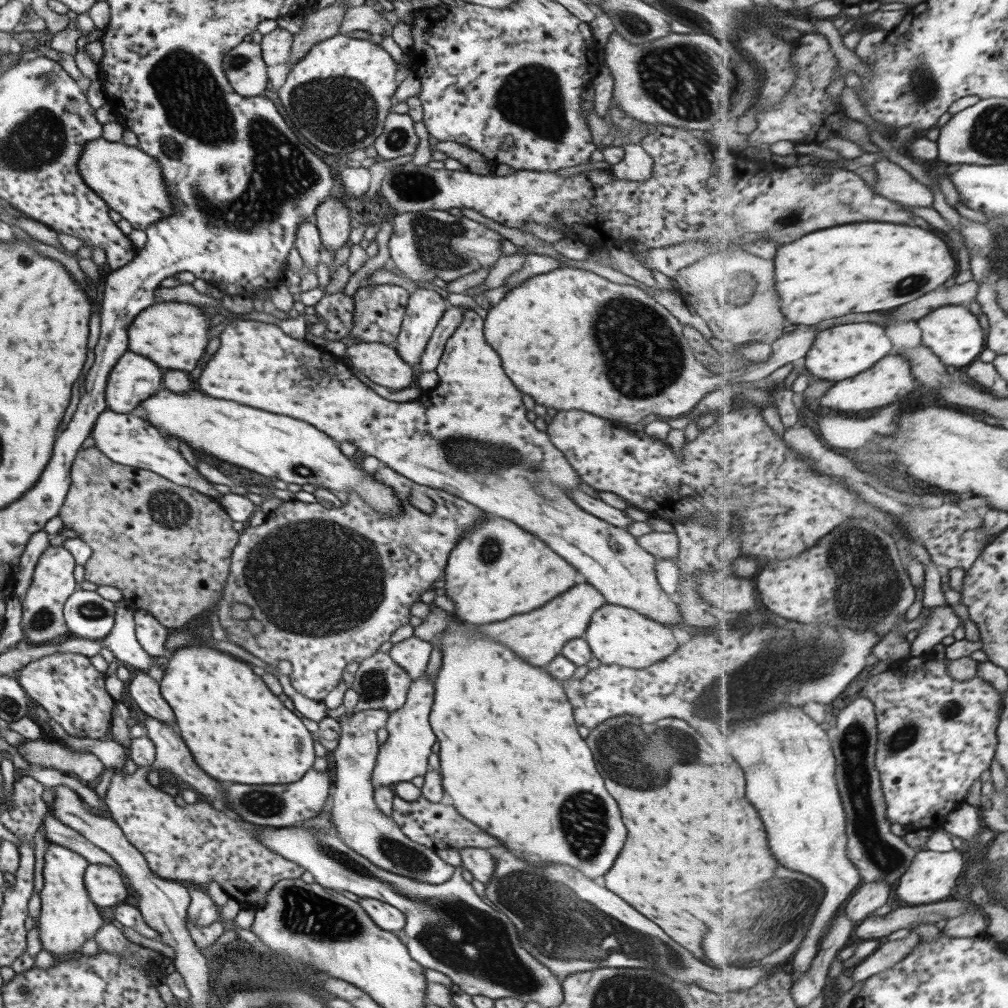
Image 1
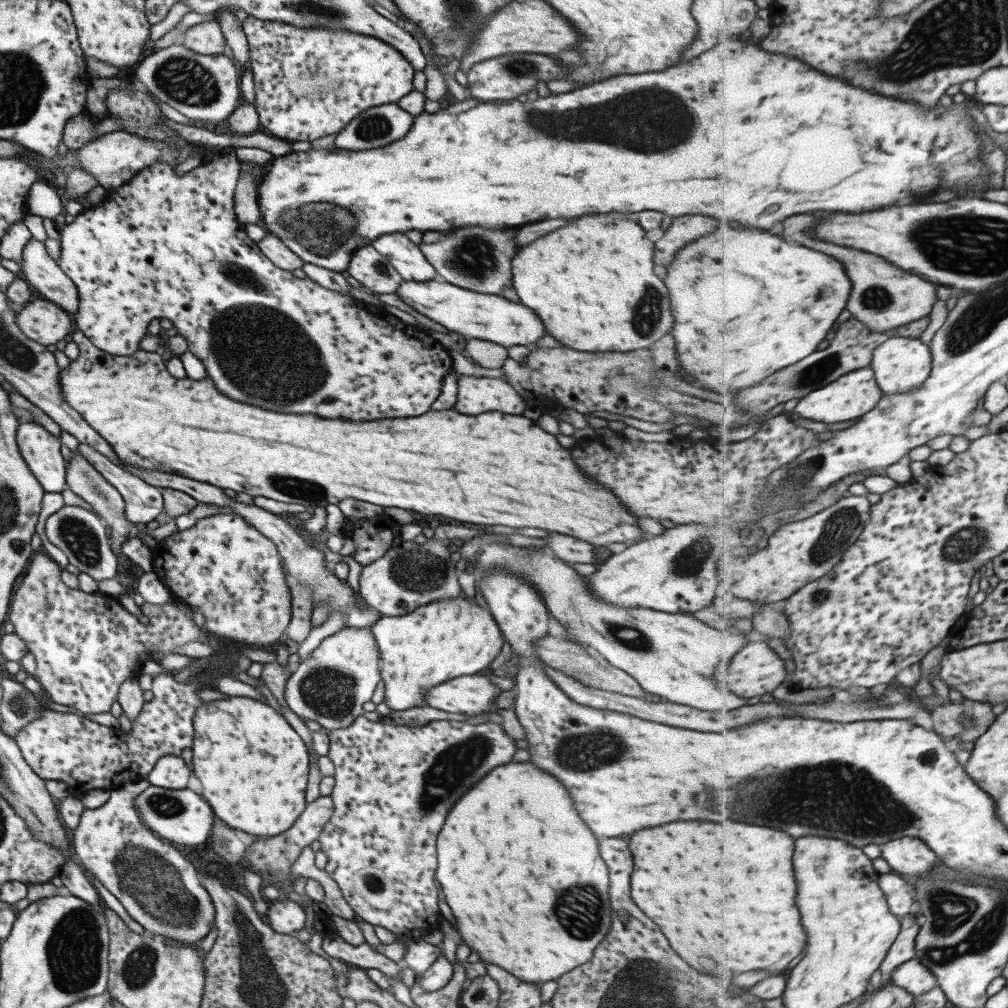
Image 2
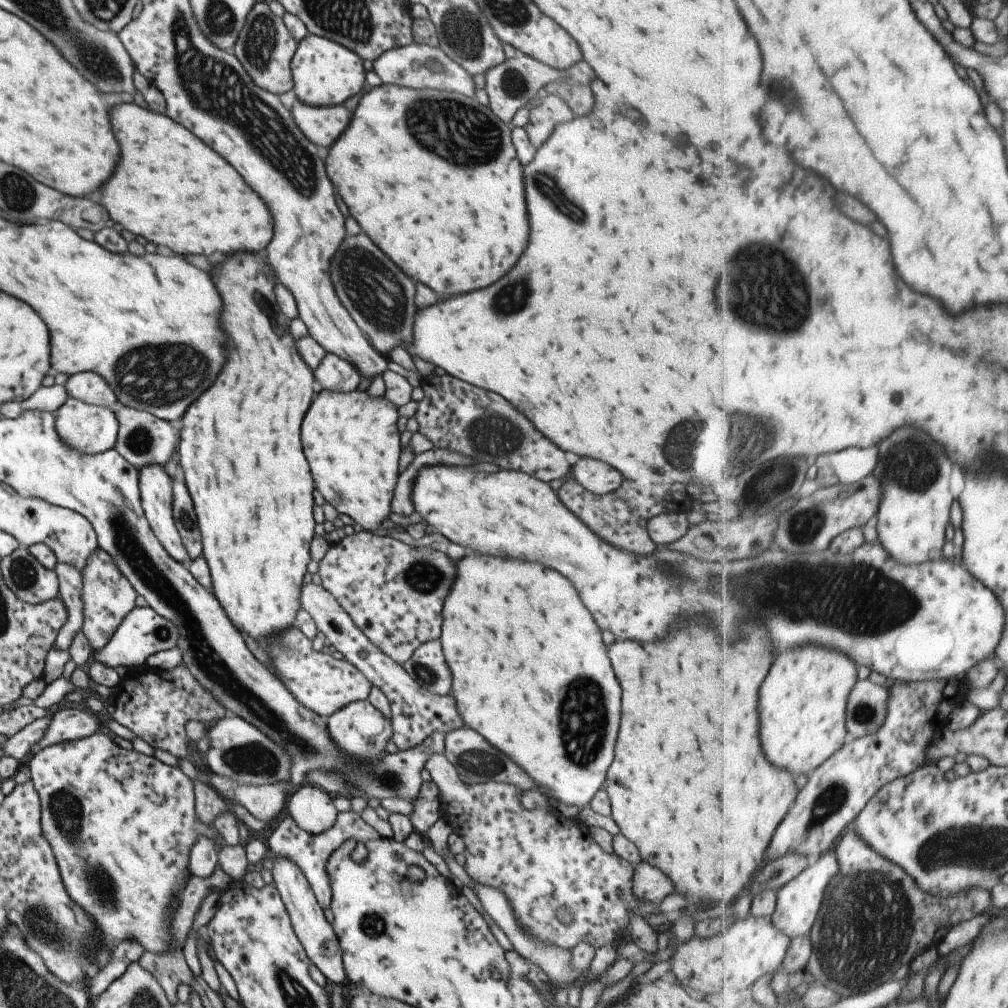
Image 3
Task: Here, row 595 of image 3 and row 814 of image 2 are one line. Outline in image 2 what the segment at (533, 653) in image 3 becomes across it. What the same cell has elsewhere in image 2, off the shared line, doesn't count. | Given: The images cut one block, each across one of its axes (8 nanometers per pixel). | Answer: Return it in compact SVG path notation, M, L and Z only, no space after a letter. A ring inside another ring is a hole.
M506 764L500 768L494 768L490 774L476 784L470 792L462 796L462 800L456 802L454 808L450 808L448 816L438 833L437 840L437 871L436 880L444 892L445 900L456 917L458 932L464 938L462 941L466 946L478 952L482 963L492 962L504 970L508 970L512 976L516 976L524 982L542 985L548 980L557 980L566 972L587 963L594 954L594 949L602 942L610 928L612 908L608 902L608 868L602 862L598 854L598 842L588 830L588 826L578 816L566 788L546 772L532 768L532 764Z

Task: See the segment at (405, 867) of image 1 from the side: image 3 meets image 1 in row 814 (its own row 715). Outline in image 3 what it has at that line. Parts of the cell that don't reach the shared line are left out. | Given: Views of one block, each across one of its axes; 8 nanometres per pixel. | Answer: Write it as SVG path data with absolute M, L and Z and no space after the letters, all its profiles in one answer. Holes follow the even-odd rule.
M368 699L347 704L329 716L326 722L333 743L350 757L366 763L379 761L386 752L386 744L393 740L391 718L384 716Z

